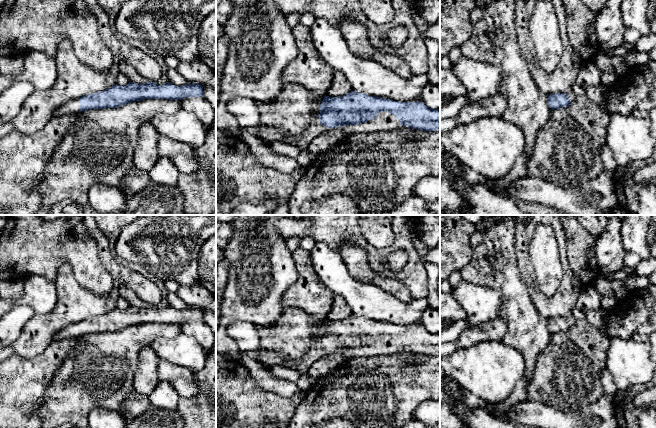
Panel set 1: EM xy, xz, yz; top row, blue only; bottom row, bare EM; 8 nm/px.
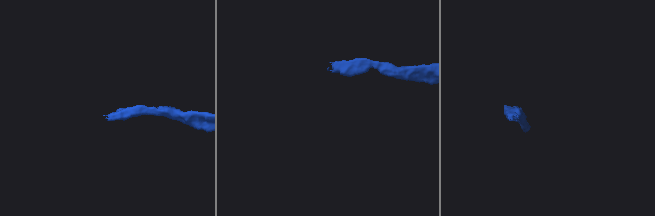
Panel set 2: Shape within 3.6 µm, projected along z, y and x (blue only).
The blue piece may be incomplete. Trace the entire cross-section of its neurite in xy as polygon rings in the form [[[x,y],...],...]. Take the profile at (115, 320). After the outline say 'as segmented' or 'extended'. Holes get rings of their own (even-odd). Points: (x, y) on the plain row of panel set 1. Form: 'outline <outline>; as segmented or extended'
outline [[[155,306],[127,309],[114,309],[101,316],[87,318],[77,324],[72,324],[55,335],[55,341],[78,337],[91,333],[115,332],[145,323],[181,324],[187,321],[204,321],[203,311],[199,308],[176,310],[171,307],[158,309]]]; extended

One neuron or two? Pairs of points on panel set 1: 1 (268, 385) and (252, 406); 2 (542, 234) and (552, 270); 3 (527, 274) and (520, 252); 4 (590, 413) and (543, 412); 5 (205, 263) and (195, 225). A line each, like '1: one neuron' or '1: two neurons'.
1: two neurons
2: one neuron
3: one neuron
4: one neuron
5: two neurons

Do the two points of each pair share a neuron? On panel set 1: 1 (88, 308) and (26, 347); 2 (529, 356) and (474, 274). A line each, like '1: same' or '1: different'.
1: same
2: same

